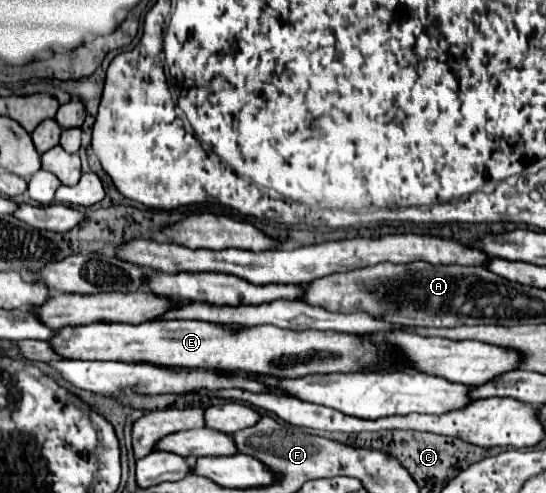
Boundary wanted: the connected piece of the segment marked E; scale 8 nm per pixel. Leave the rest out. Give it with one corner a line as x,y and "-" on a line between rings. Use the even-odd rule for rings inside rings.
160,320
160,322
142,322
142,324
122,324
122,322
94,322
86,326
64,326
54,332
48,340
50,348
68,360
114,360
114,362
150,362
158,366
180,366
180,368
204,368
212,372
254,372
254,374
272,374
276,378
298,378
308,374
330,374
330,372
360,372
372,364
378,364
376,346
368,344
356,334
340,332
318,332
318,330
282,330
276,326
248,326
238,332
224,330
214,322
198,320

